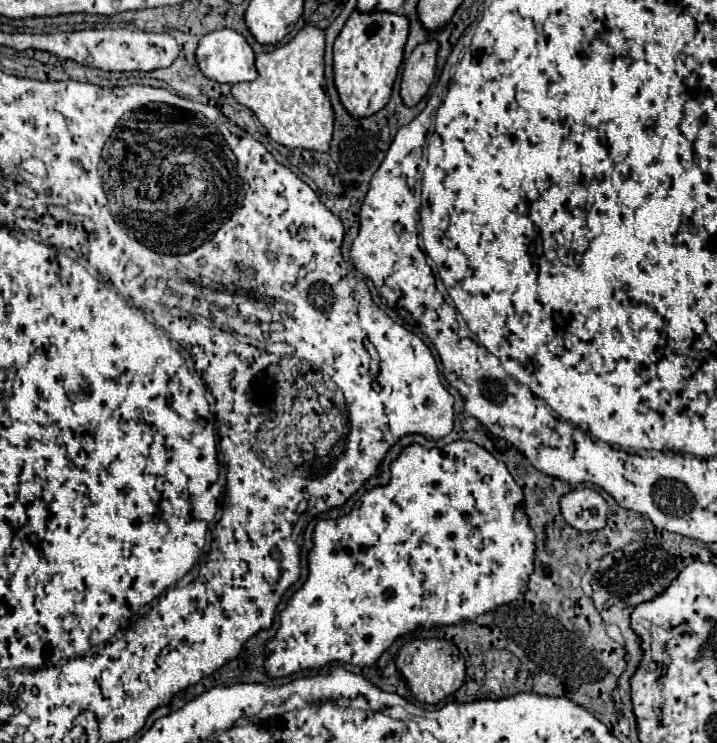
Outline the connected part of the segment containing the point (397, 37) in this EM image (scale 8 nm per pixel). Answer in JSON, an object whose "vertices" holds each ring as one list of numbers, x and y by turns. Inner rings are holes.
{"vertices":[[352,11,344,29,334,41,334,83,340,99,352,117,368,117,378,113,392,93,394,79,404,59,408,39,408,19,398,13,360,13],[372,25,378,25,374,35,368,35]]}

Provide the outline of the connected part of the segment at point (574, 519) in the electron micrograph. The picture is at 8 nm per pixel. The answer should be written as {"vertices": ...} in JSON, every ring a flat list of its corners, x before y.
{"vertices":[[574,489,562,497,562,515,578,531,598,531,606,527,608,505,594,489]]}

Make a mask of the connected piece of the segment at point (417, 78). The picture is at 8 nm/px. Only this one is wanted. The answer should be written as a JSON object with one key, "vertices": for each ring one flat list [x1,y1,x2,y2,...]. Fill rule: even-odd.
{"vertices":[[426,41,420,43,410,57,404,61,402,69,402,85,400,95,406,105,416,105,430,89,434,77,436,77,436,53,438,53,438,41]]}

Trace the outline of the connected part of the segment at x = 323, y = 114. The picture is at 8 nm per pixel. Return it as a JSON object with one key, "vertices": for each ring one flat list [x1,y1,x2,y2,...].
{"vertices":[[306,25,294,39,274,51,256,57,258,77,250,83,232,85,238,103,250,107,268,135,286,147,328,151,334,131,334,109,324,91,324,31]]}

